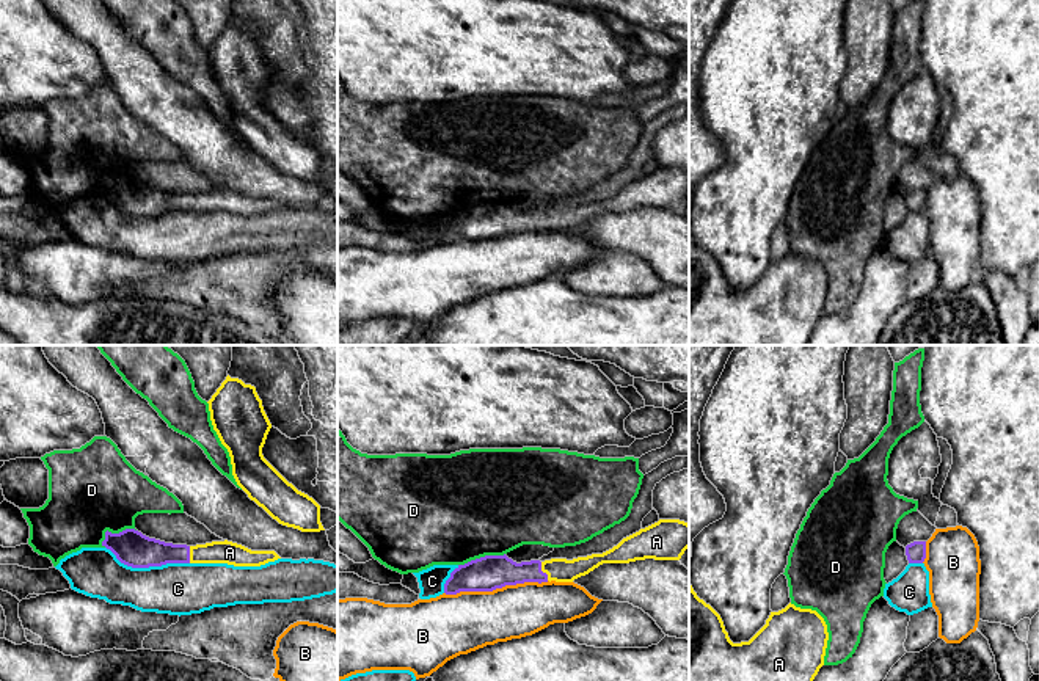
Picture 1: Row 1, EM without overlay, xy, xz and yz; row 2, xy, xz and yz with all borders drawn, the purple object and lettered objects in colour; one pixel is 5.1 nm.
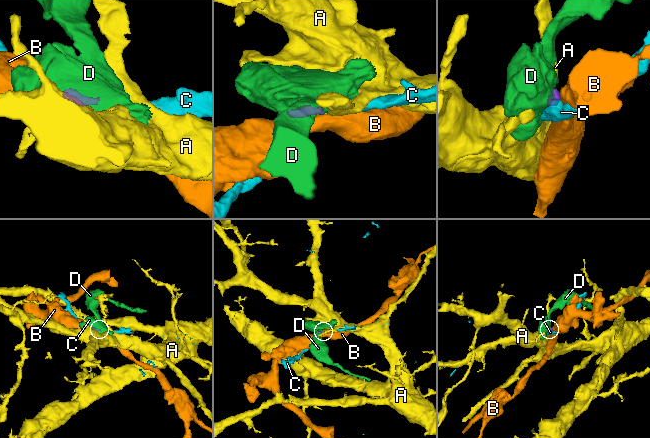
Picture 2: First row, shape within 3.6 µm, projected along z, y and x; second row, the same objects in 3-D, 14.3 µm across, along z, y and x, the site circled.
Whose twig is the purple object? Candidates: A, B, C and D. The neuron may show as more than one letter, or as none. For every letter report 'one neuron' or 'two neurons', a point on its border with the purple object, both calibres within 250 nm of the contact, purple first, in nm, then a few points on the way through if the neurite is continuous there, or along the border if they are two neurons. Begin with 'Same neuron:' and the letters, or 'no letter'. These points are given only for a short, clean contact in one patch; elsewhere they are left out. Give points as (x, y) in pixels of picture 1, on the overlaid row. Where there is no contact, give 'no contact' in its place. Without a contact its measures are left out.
Same neuron: A
A: one neuron; meets purple in xz at (542, 571); 180 nm thick on the purple side, 130 nm on the other; runs through xz (493, 571), (542, 571), (561, 570)
B: two neurons; meets purple in xz at (496, 587); 180 nm thick on the purple side, 300 nm on the other
C: two neurons; meets purple in xy at (148, 567); 180 nm thick on the purple side, 280 nm on the other
D: two neurons; meets purple in xy at (113, 534); 180 nm thick on the purple side, 440 nm on the other; border along xy (135, 529), (107, 531), (101, 545)

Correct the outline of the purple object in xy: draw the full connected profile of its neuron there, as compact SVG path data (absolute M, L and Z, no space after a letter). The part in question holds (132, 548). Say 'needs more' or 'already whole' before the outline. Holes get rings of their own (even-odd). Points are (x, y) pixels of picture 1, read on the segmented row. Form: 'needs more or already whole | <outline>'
needs more | M135 529L119 534L105 532L102 546L132 568L162 566L166 563L228 563L234 566L261 566L281 559L275 551L251 551L232 541L212 541L187 546L149 538Z

